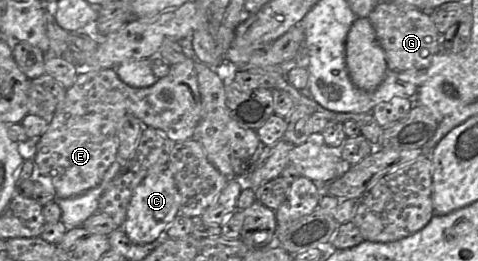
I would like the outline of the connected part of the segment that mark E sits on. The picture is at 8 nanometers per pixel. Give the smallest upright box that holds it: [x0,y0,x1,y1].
[29,58,202,198]

